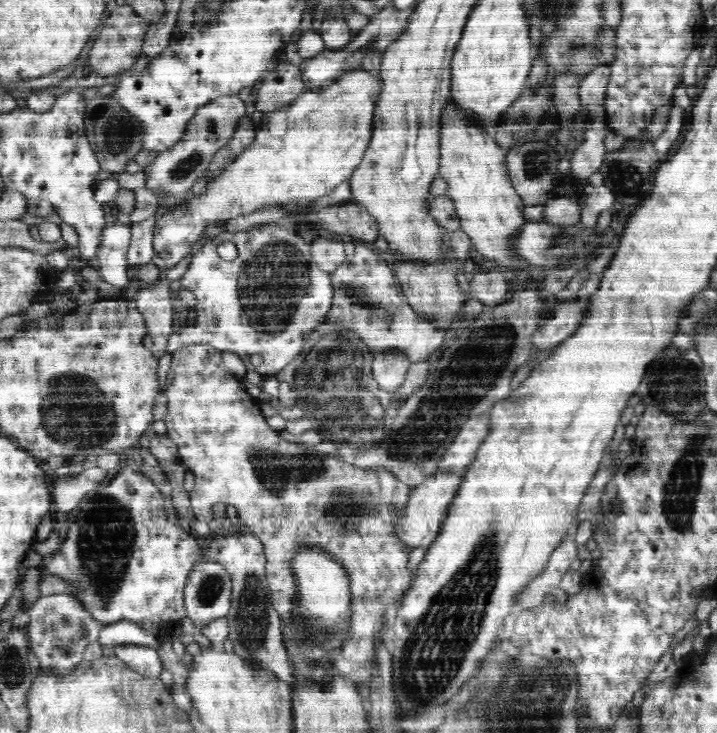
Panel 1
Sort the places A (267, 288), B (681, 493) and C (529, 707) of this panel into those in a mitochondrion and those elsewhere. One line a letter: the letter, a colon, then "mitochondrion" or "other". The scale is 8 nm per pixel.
A: mitochondrion
B: mitochondrion
C: mitochondrion

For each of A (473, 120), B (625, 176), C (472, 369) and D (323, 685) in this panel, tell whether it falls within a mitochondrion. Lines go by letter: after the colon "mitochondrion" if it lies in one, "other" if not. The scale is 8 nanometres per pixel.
A: other
B: mitochondrion
C: mitochondrion
D: other

